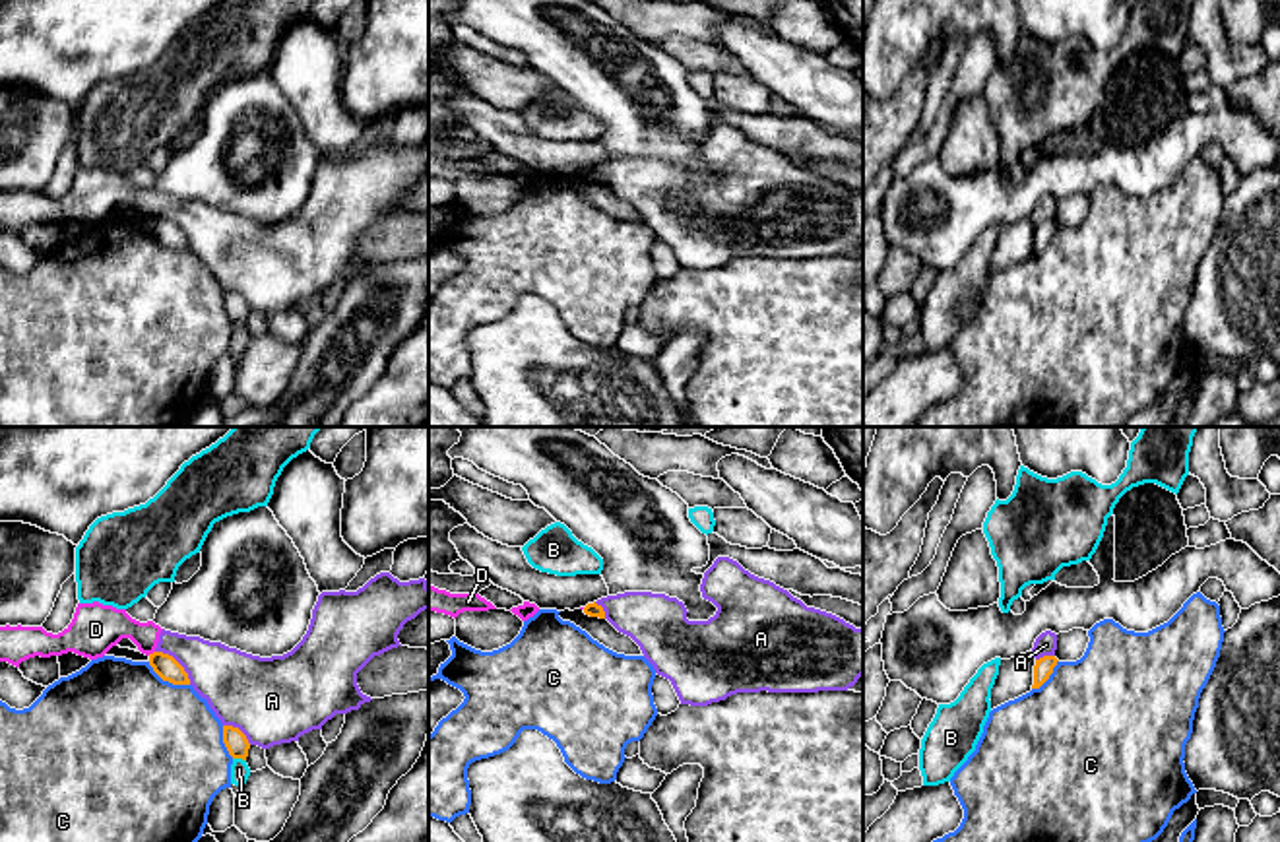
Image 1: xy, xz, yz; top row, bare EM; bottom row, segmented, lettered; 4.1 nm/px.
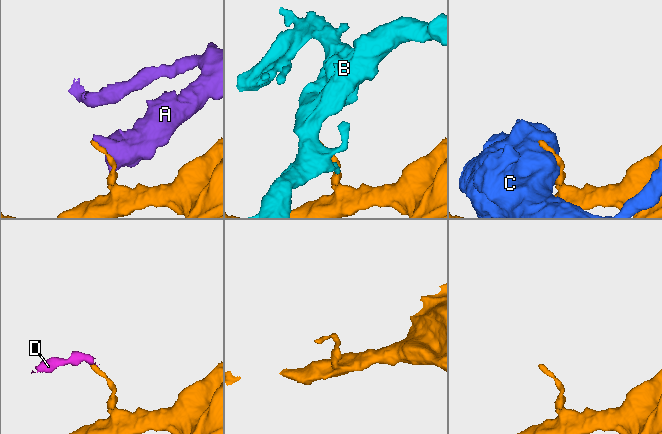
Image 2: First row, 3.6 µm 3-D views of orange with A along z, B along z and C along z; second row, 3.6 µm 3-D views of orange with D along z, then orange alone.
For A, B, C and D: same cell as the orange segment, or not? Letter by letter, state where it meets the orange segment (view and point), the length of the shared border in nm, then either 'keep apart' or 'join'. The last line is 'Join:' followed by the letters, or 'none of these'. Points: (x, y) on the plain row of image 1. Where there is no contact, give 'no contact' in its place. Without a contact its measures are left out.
A: xy (177, 227) | 200 nm | keep apart
B: xy (239, 323) | 60 nm | keep apart
C: xy (167, 245) | 200 nm | keep apart
D: xy (150, 220) | 40 nm | keep apart
Join: none of these

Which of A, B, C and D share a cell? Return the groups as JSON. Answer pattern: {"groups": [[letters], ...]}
{"groups": [["A", "D"], ["B"], ["C"]]}

